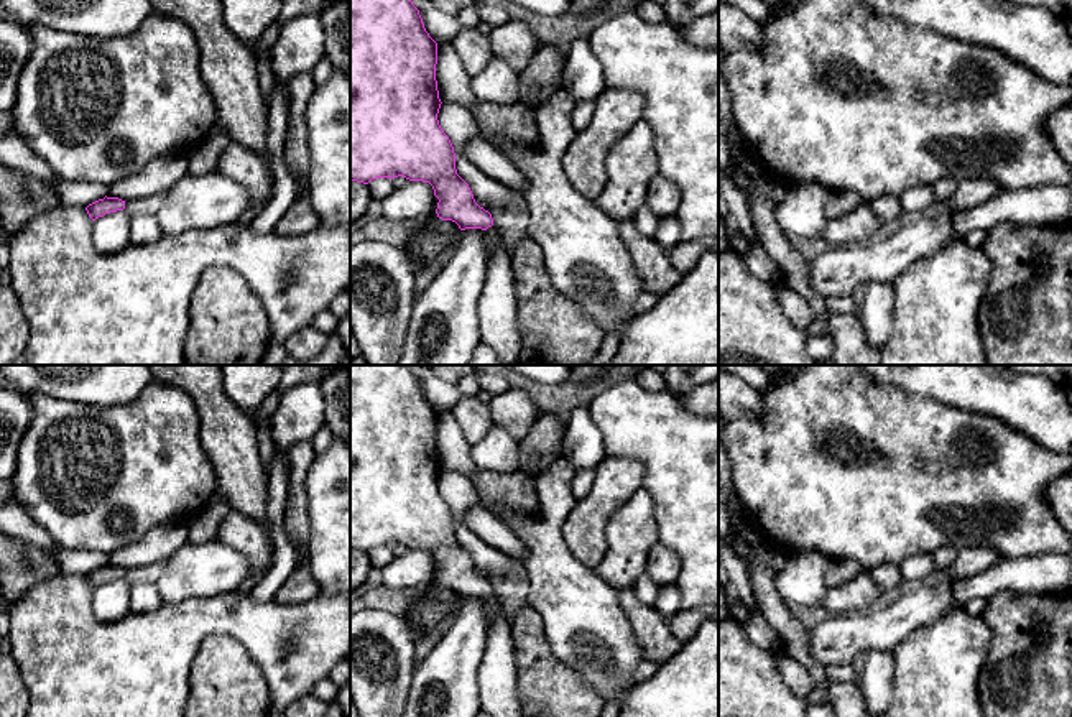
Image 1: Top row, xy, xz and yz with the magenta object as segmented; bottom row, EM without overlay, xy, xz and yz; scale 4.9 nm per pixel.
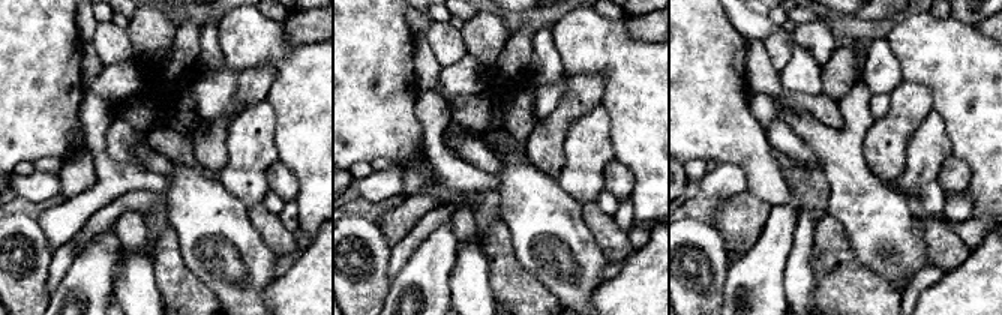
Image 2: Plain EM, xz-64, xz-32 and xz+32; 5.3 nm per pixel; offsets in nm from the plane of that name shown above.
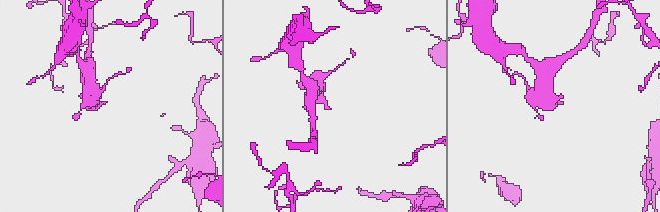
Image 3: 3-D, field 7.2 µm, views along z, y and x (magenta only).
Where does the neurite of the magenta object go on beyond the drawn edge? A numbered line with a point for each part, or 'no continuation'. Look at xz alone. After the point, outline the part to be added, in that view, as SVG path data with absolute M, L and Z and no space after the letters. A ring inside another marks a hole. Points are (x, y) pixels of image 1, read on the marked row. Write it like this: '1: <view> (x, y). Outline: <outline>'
1: xz (492, 235). Outline: M495 225L488 227L485 230L485 243L487 243L488 257L495 253L495 250L500 245L500 242L501 242L501 235L497 230L497 227Z

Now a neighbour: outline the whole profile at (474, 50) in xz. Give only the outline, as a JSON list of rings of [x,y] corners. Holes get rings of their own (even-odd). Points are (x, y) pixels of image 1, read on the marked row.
[[[462,28],[451,44],[457,51],[470,77],[480,74],[493,56],[488,36],[482,35],[477,28]]]

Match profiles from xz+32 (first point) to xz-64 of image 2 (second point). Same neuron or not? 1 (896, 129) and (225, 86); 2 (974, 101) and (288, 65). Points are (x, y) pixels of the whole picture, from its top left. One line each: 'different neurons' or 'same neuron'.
1: different neurons
2: same neuron

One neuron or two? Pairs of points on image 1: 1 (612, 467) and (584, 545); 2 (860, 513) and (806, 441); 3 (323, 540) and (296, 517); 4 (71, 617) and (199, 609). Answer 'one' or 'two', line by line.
1: one
2: one
3: two
4: one

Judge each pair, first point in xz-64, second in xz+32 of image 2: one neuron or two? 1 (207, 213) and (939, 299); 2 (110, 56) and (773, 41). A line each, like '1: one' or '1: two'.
1: two
2: one

